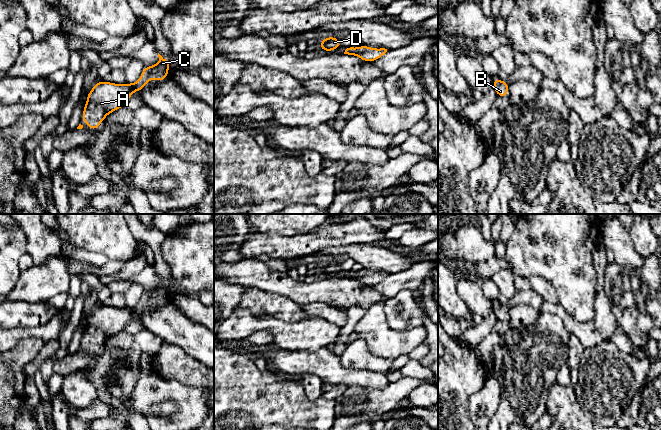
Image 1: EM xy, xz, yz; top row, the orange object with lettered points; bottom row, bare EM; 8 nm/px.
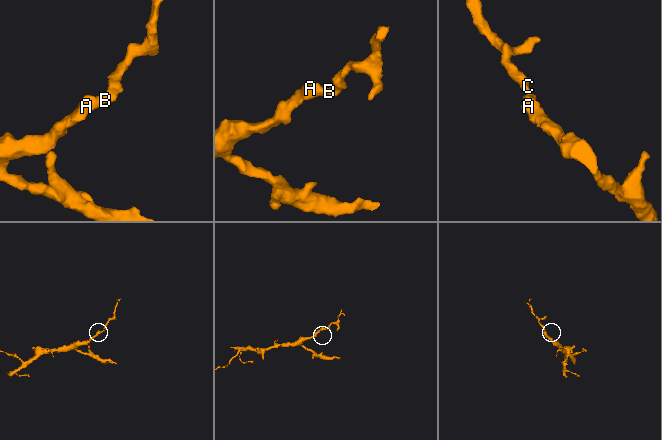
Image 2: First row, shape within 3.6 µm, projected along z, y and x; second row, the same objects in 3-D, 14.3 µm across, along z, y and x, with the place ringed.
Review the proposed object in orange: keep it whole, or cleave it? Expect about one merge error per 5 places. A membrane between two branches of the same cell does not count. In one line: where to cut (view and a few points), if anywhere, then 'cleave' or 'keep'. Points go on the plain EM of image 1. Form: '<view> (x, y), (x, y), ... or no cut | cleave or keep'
no cut | keep

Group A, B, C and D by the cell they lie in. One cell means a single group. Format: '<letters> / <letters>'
A B C D

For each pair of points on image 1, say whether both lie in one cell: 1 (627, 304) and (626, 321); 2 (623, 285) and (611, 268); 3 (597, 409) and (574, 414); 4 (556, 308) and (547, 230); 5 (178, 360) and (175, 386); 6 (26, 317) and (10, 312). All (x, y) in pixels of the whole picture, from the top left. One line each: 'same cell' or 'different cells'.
1: same cell
2: same cell
3: different cells
4: different cells
5: different cells
6: same cell

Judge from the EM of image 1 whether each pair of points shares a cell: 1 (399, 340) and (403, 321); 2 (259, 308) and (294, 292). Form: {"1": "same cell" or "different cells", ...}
{"1": "different cells", "2": "different cells"}

